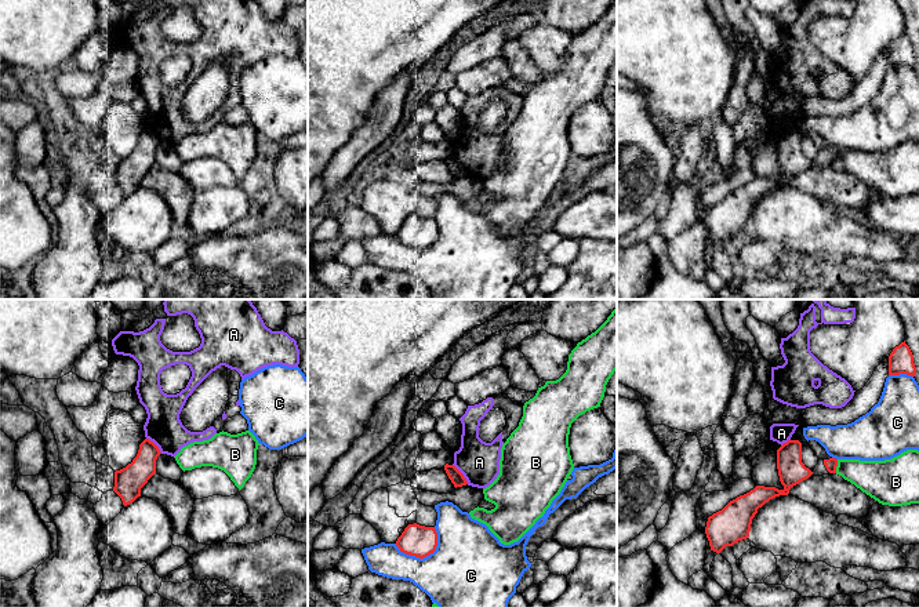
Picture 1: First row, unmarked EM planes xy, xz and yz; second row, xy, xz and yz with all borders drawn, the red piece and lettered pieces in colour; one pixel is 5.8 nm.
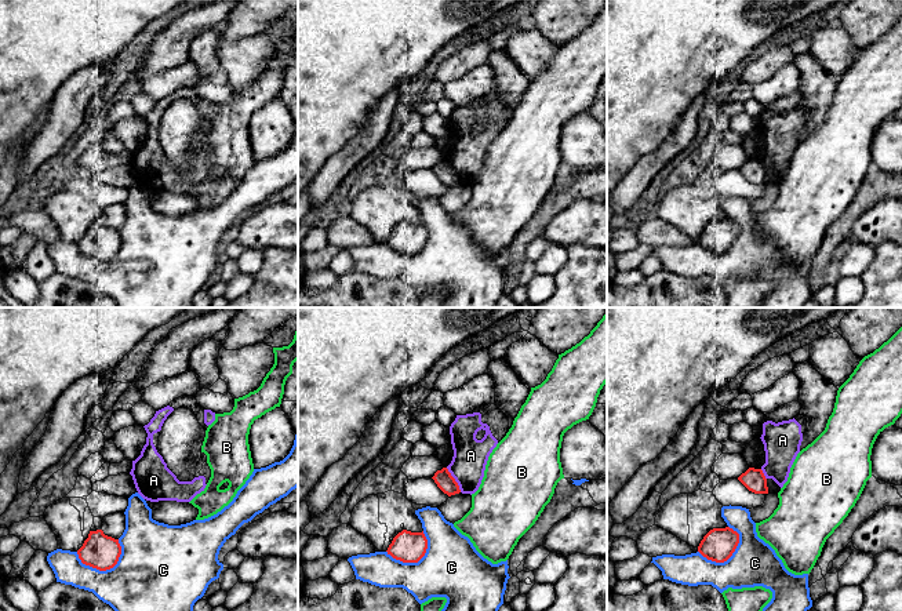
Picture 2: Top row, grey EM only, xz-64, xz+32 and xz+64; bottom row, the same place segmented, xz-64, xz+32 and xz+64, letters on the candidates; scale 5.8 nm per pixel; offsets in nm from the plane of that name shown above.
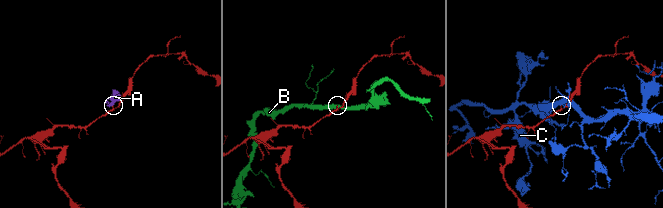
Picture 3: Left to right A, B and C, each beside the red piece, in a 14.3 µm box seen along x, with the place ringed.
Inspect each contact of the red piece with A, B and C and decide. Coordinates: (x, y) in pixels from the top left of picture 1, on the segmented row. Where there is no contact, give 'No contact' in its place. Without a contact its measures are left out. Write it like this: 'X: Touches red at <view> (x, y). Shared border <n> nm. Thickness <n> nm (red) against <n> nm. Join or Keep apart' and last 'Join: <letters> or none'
A: Touches red at xz (461, 473). Shared border 150 nm. Thickness 80 nm (red) against 240 nm. Keep apart
B: Touches red at yz (836, 465). Shared border 80 nm. Thickness 70 nm (red) against 220 nm. Keep apart
C: Touches red at xz (422, 558). Shared border 260 nm. Thickness 190 nm (red) against 400 nm. Keep apart
Join: none

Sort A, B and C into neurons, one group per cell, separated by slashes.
A / B / C

